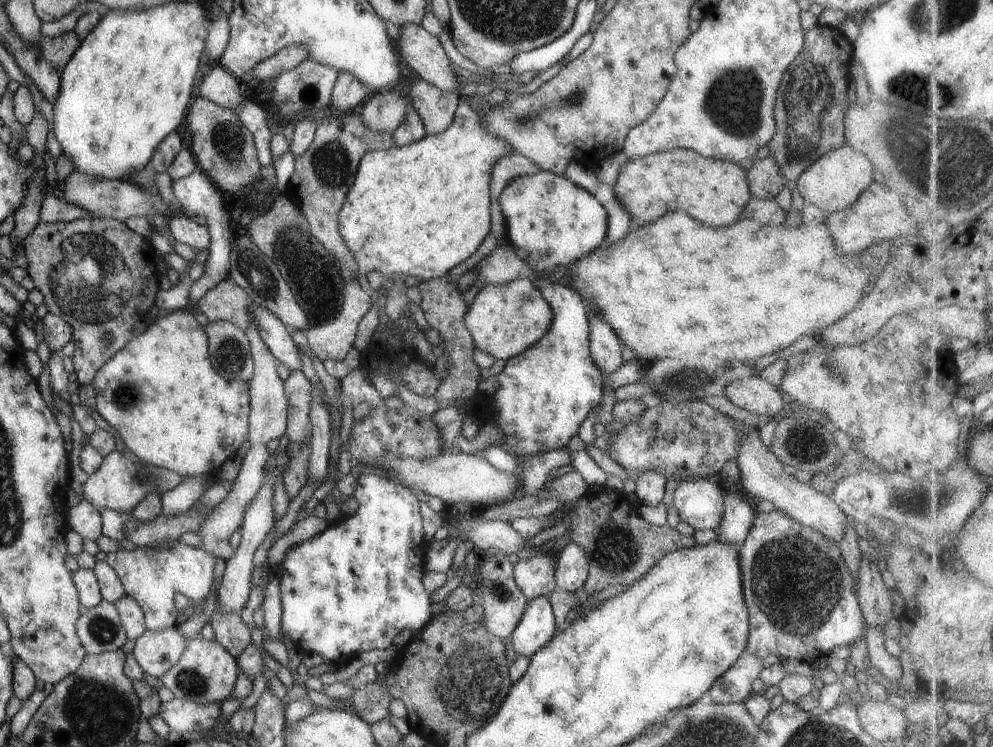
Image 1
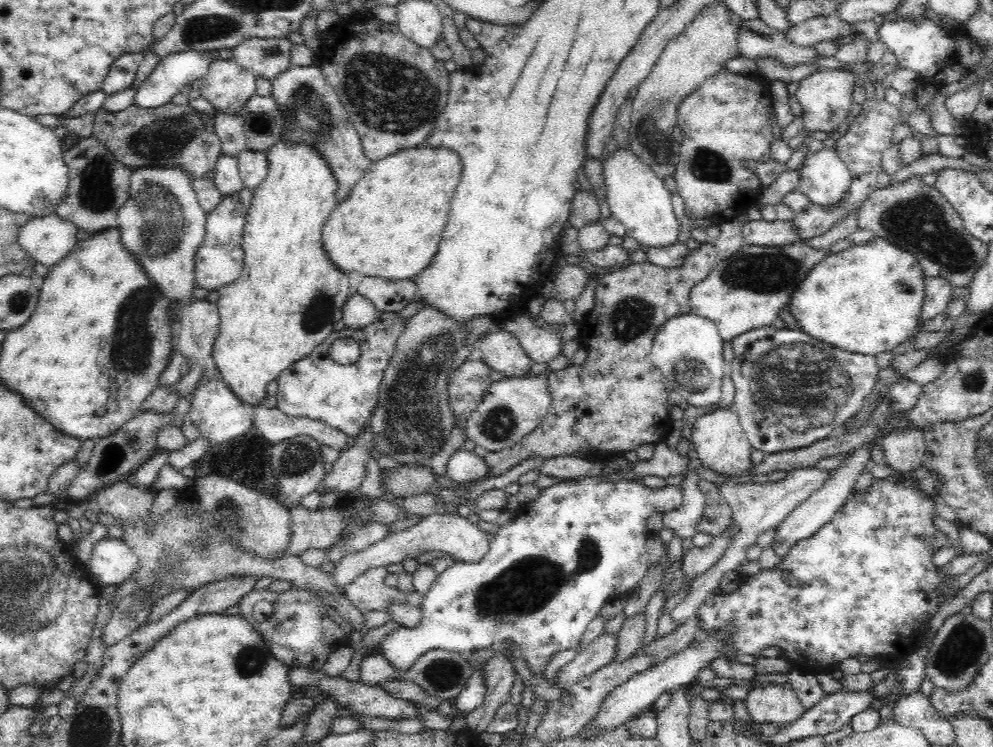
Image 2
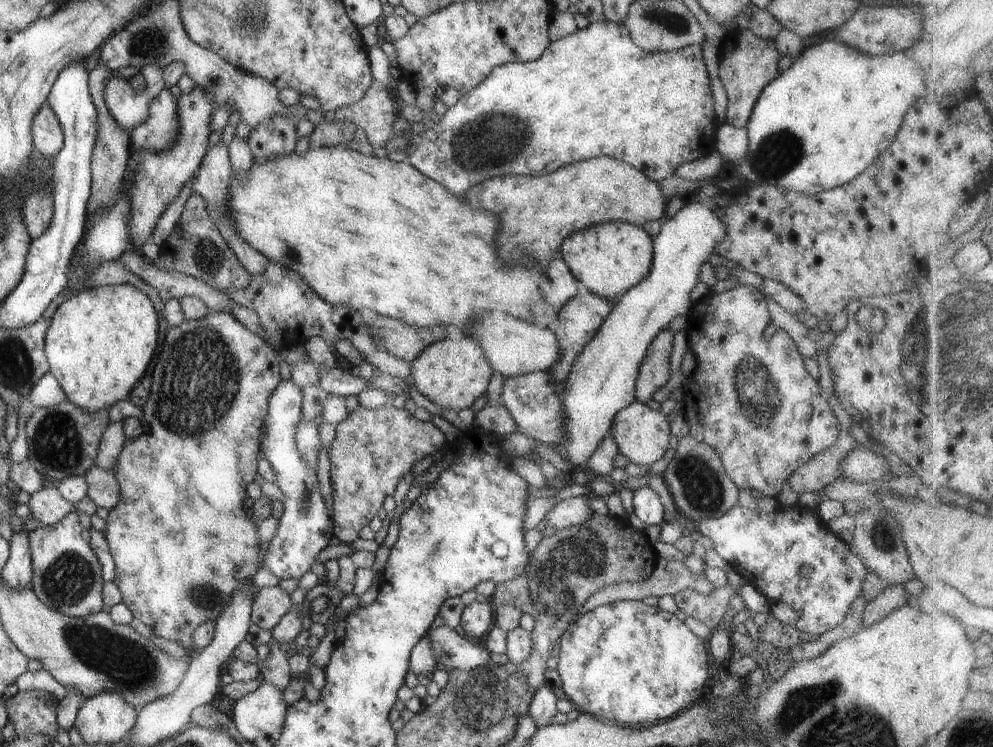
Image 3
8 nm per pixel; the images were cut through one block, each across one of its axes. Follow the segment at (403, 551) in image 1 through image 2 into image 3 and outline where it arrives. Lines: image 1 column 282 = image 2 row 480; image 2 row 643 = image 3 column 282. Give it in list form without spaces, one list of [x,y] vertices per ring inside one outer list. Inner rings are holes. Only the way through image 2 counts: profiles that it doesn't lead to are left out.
[[[290,379],[281,380],[269,395],[266,416],[261,426],[259,456],[271,466],[275,474],[277,488],[283,494],[283,512],[279,516],[275,536],[262,546],[262,562],[278,580],[295,578],[298,580],[309,571],[309,566],[317,560],[317,552],[326,550],[334,541],[331,520],[319,492],[319,482],[313,468],[299,458],[294,434],[301,412],[301,388]]]

